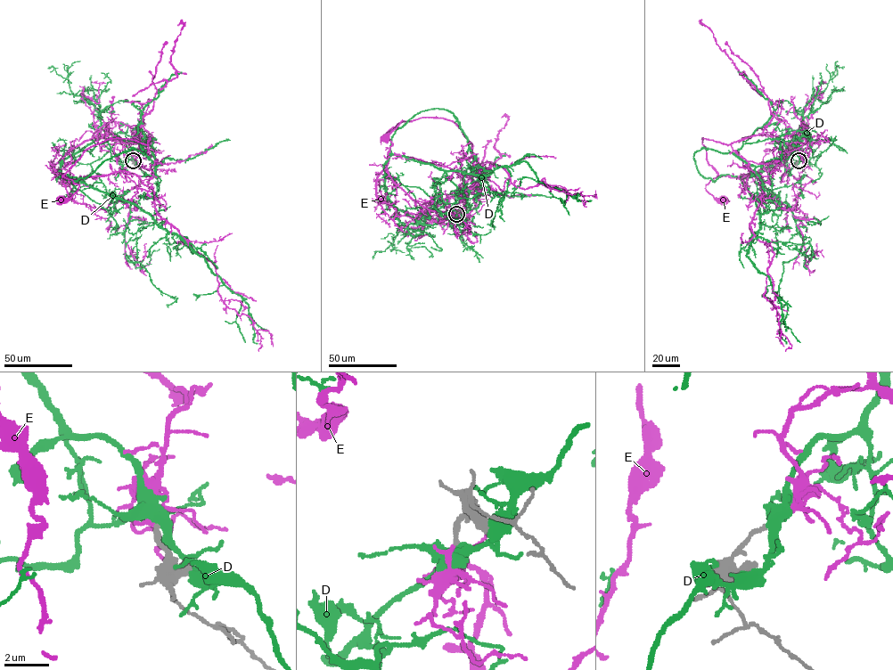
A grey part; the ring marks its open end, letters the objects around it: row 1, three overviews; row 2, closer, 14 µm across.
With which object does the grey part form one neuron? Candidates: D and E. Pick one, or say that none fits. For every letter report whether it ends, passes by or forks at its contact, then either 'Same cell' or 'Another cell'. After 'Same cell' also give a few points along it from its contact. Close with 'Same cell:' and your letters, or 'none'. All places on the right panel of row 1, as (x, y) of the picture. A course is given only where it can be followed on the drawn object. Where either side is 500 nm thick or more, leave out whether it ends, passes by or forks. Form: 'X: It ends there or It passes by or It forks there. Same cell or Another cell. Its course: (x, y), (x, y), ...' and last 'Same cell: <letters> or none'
D: It passes by. Another cell
E: It ends there. Same cell. Its course: (798, 160), (809, 142), (802, 136), (782, 165), (737, 177), (717, 175), (706, 189), (724, 200)
Same cell: E

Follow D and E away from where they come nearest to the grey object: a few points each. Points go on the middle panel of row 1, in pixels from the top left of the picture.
D: (456, 214), (424, 224), (399, 210), (387, 192), (387, 159), (479, 175), (526, 161), (566, 193), (569, 215)
E: (456, 214), (454, 222), (438, 223), (378, 197), (377, 175), (392, 144), (387, 132), (403, 120), (384, 138)

